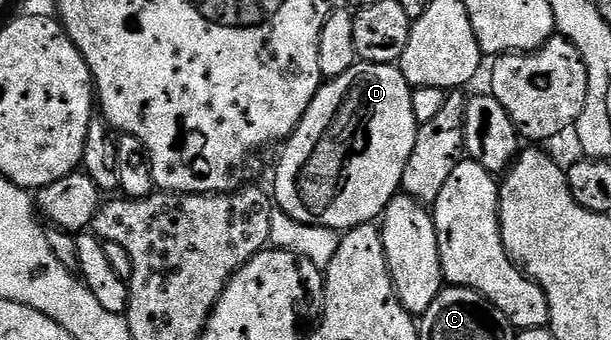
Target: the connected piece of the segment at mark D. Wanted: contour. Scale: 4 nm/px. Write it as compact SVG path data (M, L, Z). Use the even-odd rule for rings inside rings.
M355 63L354 67L349 68L344 74L327 79L323 83L316 98L312 98L312 106L308 106L304 118L298 123L290 139L281 145L282 157L278 160L278 169L274 172L274 188L272 187L272 199L275 205L282 208L284 214L288 214L288 218L292 218L296 222L304 222L308 226L324 226L339 234L361 224L377 221L385 212L390 199L399 195L404 166L408 166L408 157L412 155L412 146L416 146L416 134L419 127L416 122L416 114L412 114L412 89L402 71L393 64Z

